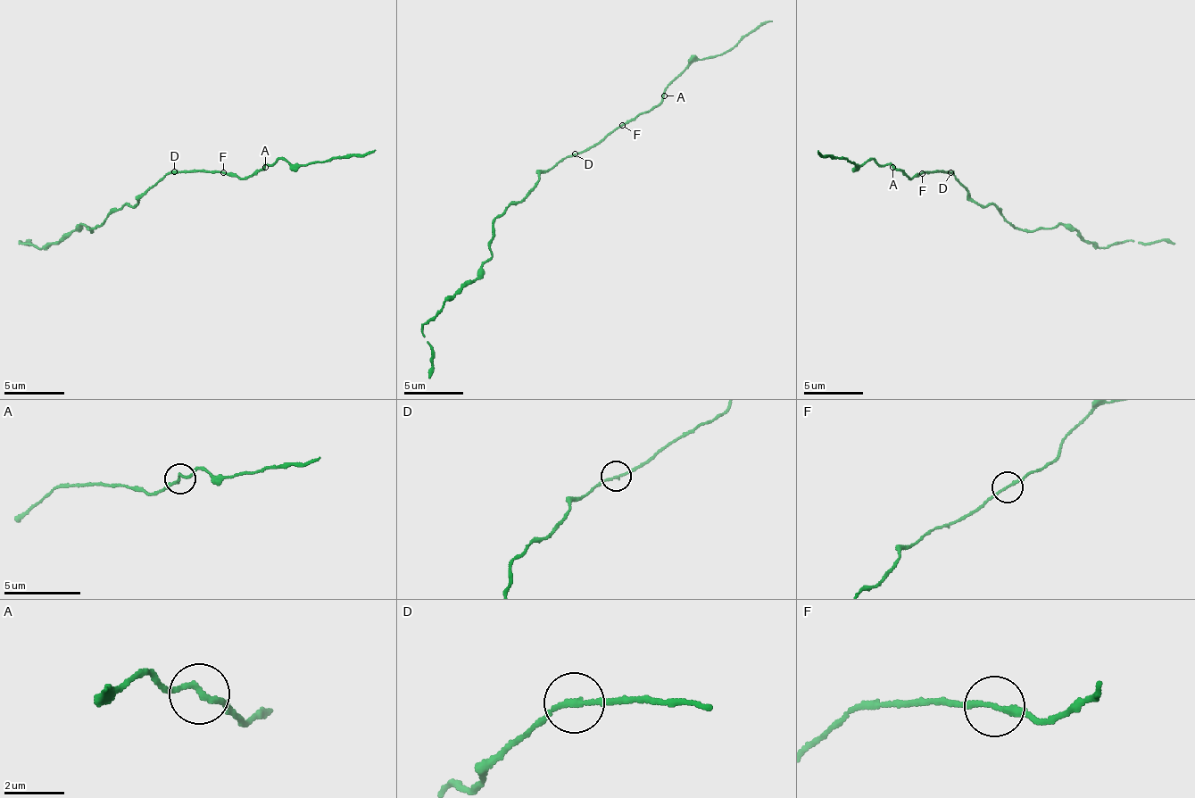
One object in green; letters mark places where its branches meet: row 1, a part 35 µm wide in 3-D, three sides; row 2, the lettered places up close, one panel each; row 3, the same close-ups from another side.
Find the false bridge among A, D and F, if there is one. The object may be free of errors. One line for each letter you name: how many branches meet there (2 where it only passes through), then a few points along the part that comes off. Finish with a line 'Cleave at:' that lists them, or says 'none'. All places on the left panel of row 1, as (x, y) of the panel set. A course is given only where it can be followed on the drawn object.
Cleave at: none

